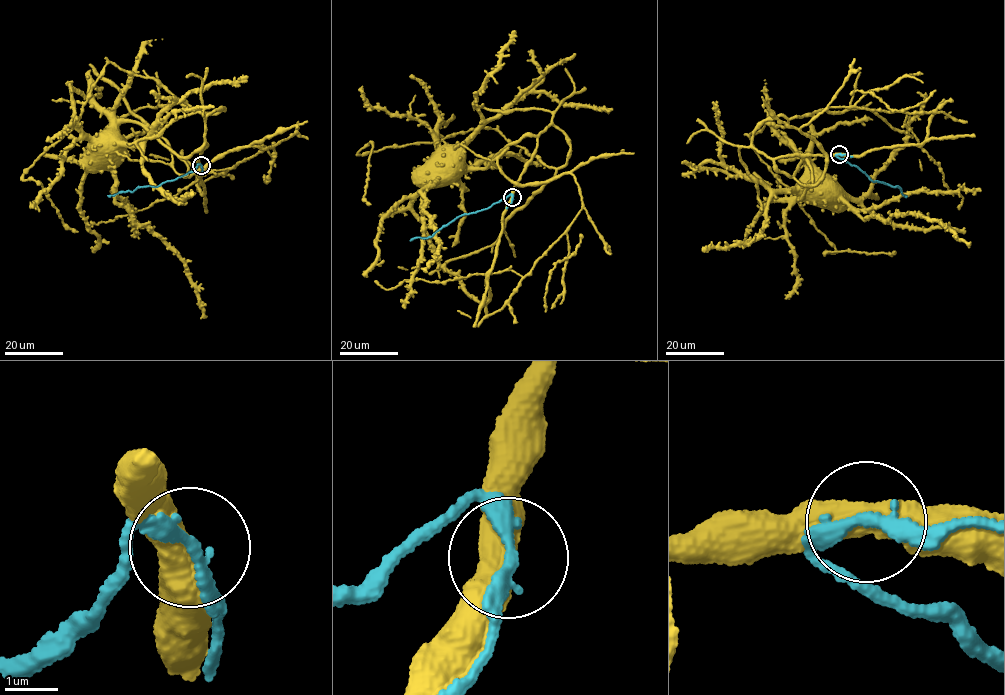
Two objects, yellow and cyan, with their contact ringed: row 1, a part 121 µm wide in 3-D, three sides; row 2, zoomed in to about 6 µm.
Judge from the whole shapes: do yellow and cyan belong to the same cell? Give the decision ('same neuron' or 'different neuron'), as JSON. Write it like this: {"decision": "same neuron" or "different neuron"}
{"decision": "different neuron"}

